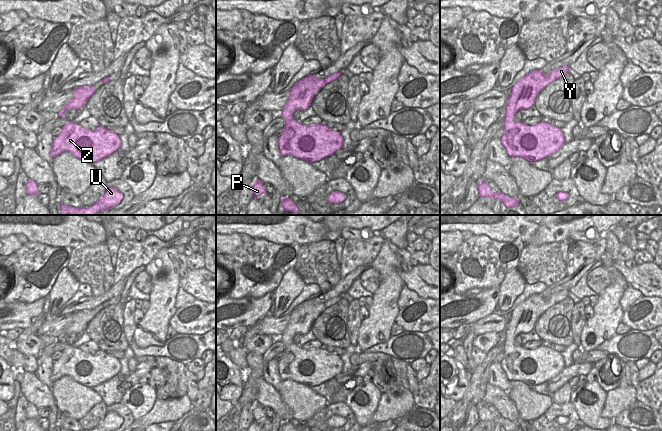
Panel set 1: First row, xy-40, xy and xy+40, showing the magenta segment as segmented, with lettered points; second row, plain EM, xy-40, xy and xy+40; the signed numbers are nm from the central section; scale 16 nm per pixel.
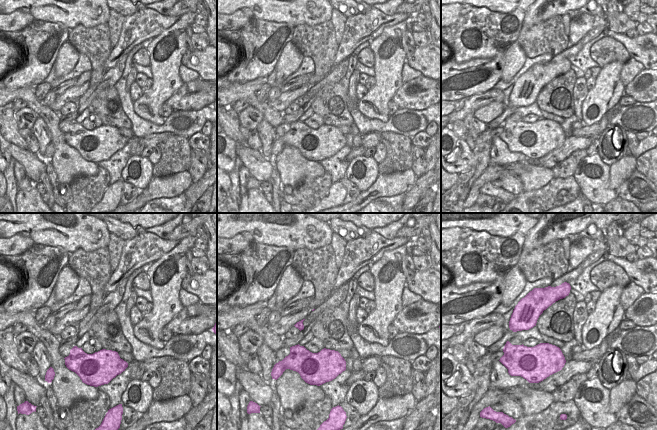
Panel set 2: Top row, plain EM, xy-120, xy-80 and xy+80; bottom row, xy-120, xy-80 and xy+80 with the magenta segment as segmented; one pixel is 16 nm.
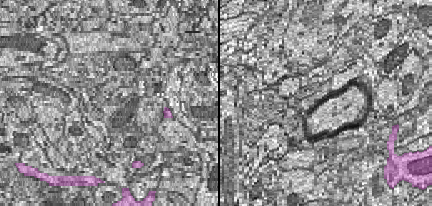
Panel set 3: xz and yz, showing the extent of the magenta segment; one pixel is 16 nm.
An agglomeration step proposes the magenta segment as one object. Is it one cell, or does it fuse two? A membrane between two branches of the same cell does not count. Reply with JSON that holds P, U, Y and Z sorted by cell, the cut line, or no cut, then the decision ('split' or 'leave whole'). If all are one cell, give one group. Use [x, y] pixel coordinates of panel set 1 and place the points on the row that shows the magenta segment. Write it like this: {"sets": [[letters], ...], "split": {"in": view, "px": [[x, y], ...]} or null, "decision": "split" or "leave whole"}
{"sets": [["P", "U", "Y", "Z"]], "split": null, "decision": "leave whole"}

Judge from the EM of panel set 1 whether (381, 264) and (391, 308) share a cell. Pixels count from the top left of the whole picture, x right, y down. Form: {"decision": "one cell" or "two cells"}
{"decision": "one cell"}

